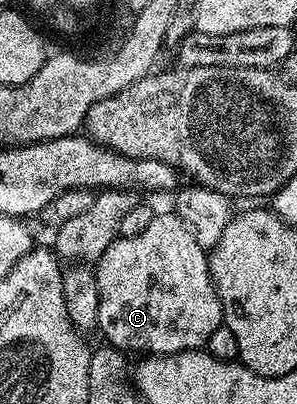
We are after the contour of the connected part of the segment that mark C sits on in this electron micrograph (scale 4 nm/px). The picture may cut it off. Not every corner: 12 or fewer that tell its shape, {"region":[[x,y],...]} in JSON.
{"region":[[174,211],[94,265],[98,331],[139,354],[224,327],[208,253]]}

